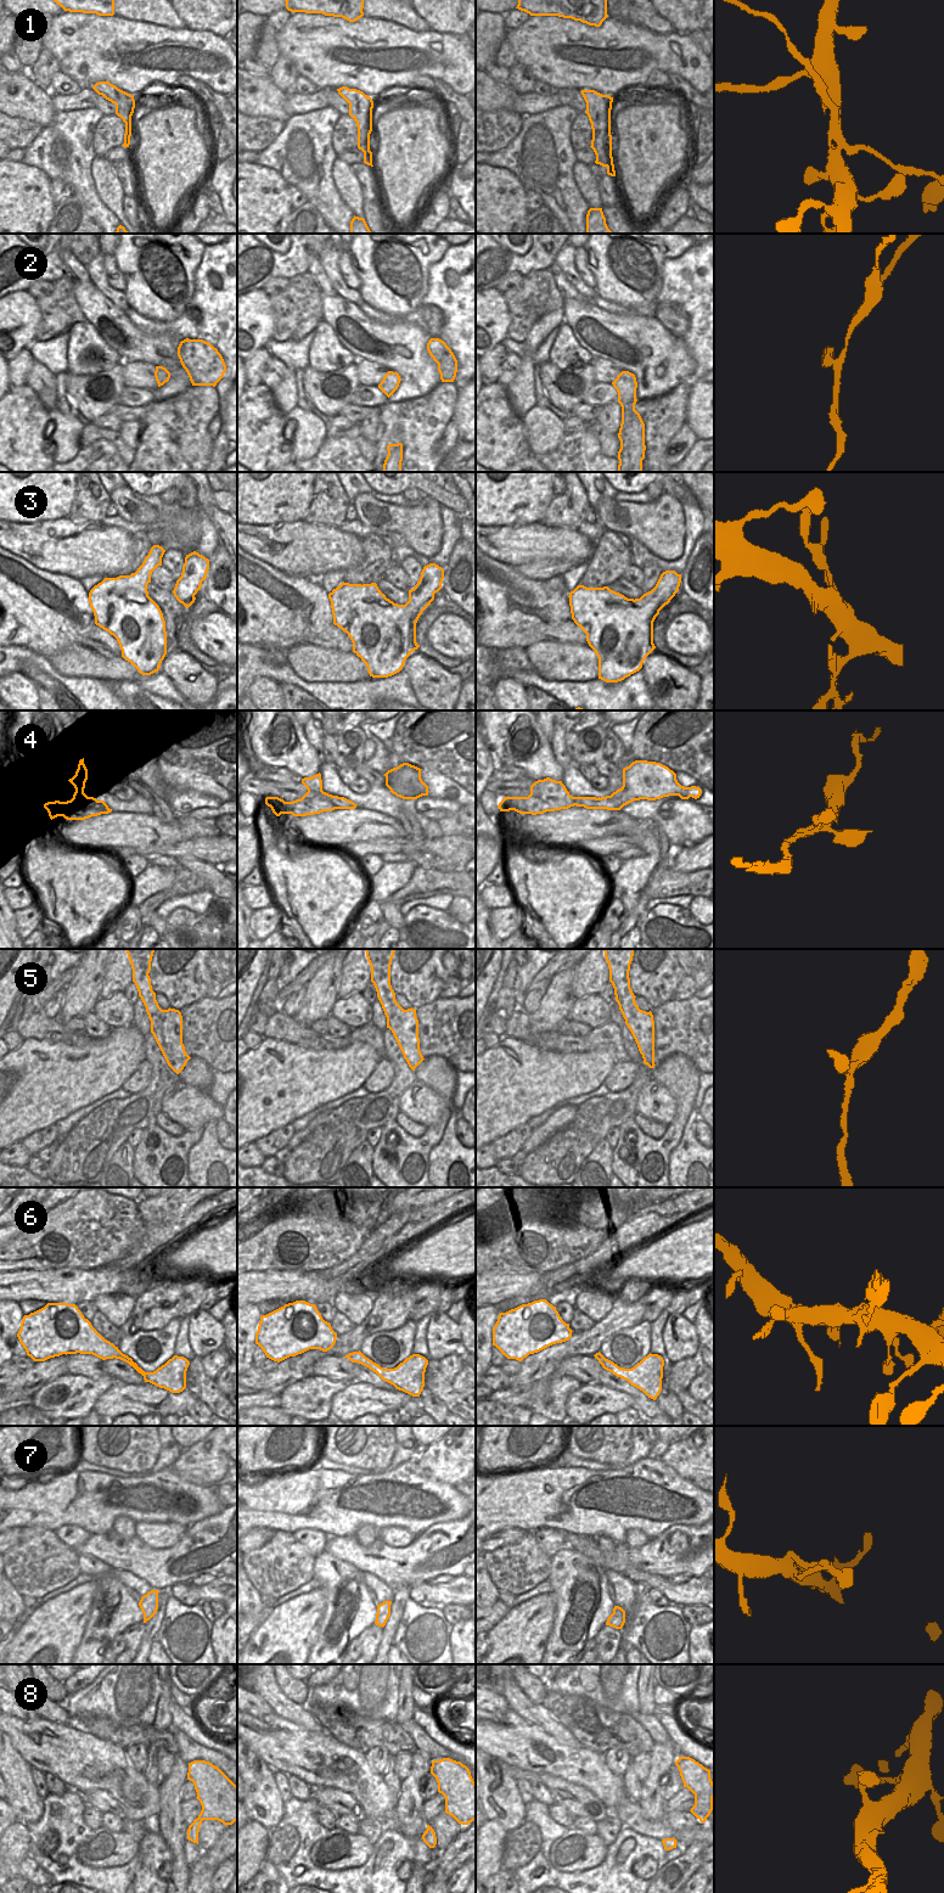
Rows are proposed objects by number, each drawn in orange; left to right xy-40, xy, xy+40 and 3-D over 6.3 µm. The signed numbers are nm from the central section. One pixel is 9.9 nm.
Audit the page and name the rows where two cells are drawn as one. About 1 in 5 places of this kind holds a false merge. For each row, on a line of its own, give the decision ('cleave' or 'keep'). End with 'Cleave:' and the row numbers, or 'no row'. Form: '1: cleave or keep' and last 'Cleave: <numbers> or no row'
1: cleave
2: keep
3: keep
4: keep
5: keep
6: keep
7: keep
8: keep
Cleave: 1

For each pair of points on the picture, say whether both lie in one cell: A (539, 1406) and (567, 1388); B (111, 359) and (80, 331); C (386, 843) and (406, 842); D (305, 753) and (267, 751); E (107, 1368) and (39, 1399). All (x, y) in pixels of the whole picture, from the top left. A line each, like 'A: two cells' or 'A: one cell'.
A: one cell
B: one cell
C: one cell
D: one cell
E: two cells

